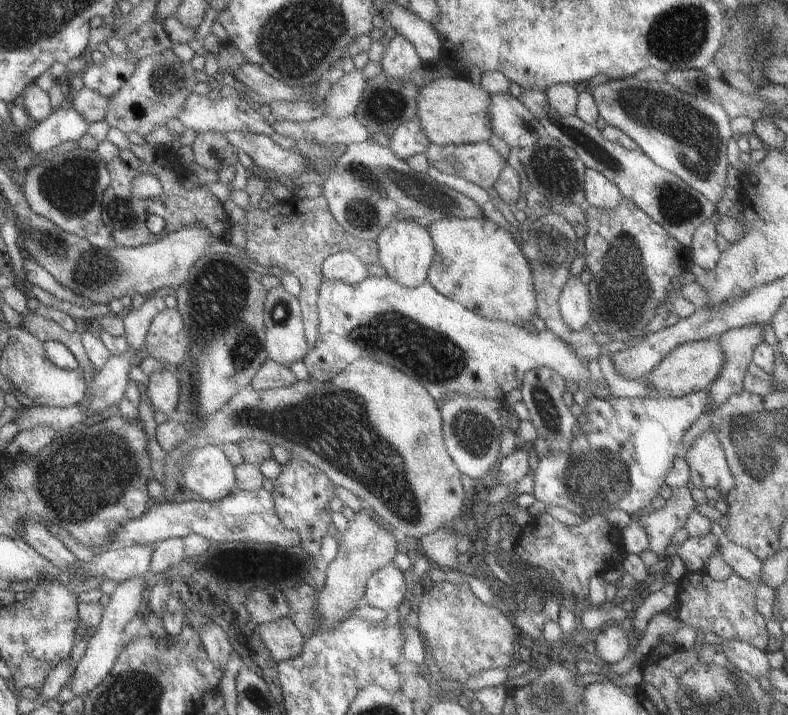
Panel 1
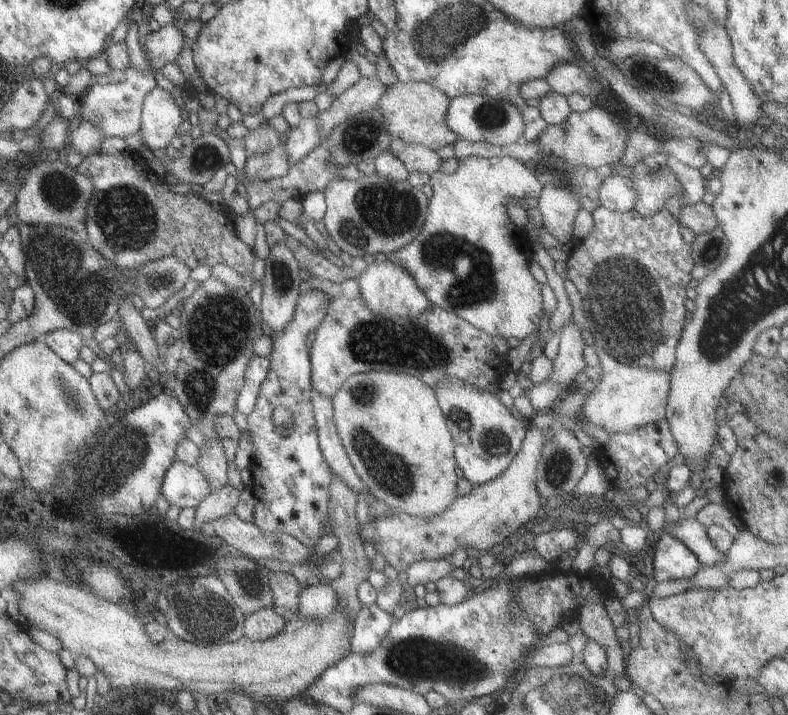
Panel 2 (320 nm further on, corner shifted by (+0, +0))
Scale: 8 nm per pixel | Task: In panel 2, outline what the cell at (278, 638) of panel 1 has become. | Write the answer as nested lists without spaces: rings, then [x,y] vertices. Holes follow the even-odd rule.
[[[271,607],[262,608],[244,615],[242,635],[252,641],[262,641],[281,632],[285,623]]]

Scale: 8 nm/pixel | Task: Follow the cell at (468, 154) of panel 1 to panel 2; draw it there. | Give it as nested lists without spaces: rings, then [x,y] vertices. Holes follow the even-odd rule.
[[[395,137],[391,138],[386,150],[404,164],[408,173],[417,171],[431,174],[438,170],[441,163],[435,151],[415,143],[403,142]]]

